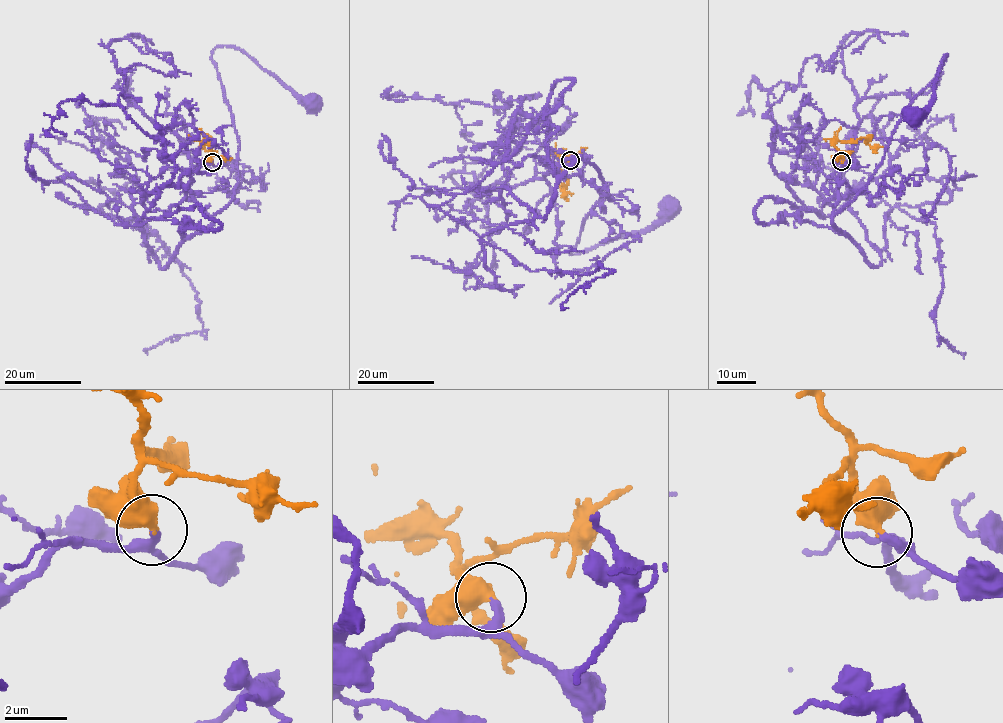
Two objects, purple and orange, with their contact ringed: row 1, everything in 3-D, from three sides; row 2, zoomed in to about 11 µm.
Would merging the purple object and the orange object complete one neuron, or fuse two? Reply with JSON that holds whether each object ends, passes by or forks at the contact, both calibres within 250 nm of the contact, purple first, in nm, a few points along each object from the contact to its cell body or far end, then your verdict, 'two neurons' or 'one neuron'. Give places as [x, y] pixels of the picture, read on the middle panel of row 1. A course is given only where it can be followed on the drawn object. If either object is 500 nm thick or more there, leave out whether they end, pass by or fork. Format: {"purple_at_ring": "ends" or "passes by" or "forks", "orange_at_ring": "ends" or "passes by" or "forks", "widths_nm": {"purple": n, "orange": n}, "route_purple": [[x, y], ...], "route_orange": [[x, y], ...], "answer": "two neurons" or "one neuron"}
{"widths_nm": {"purple": 240, "orange": 550}, "route_purple": [[570, 160], [551, 165], [581, 158], [604, 183], [570, 252], [641, 233], [670, 208]], "route_orange": [[570, 160], [564, 153], [559, 158], [560, 174], [566, 184], [559, 188], [565, 194], [572, 194]], "answer": "one neuron"}

